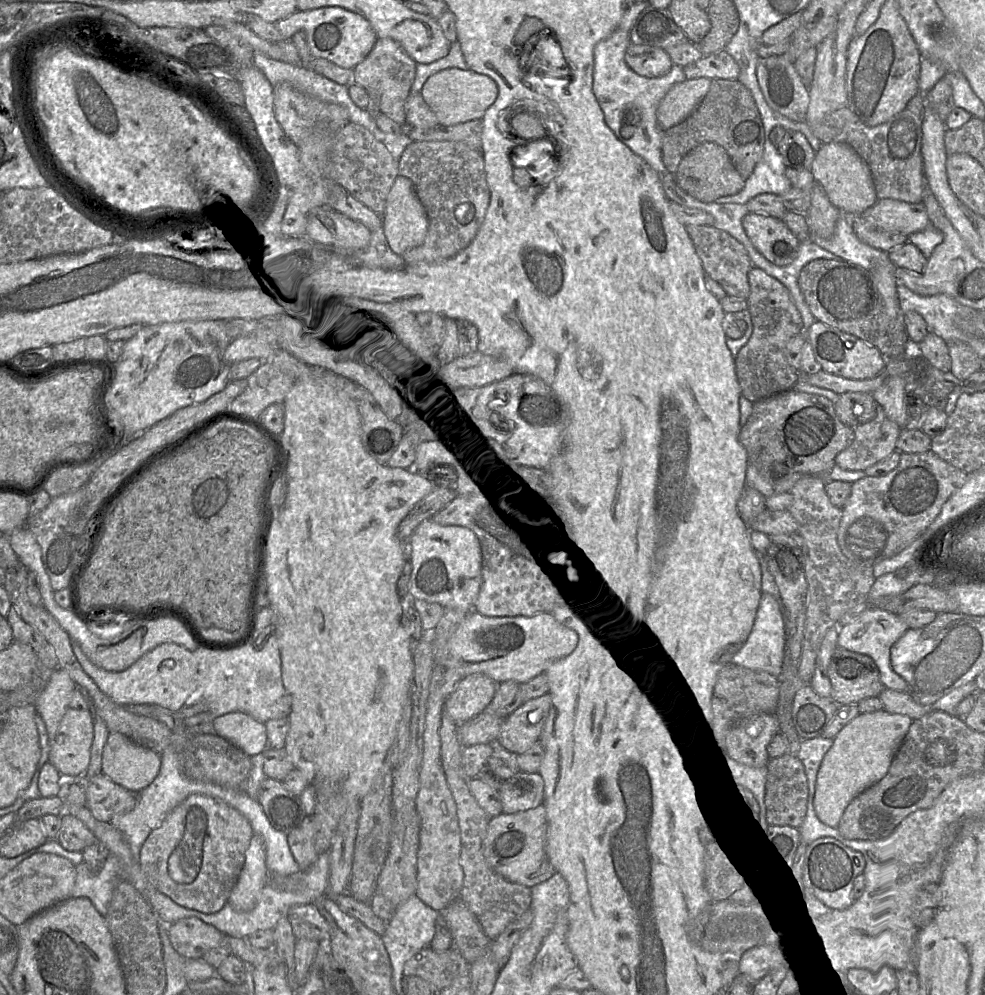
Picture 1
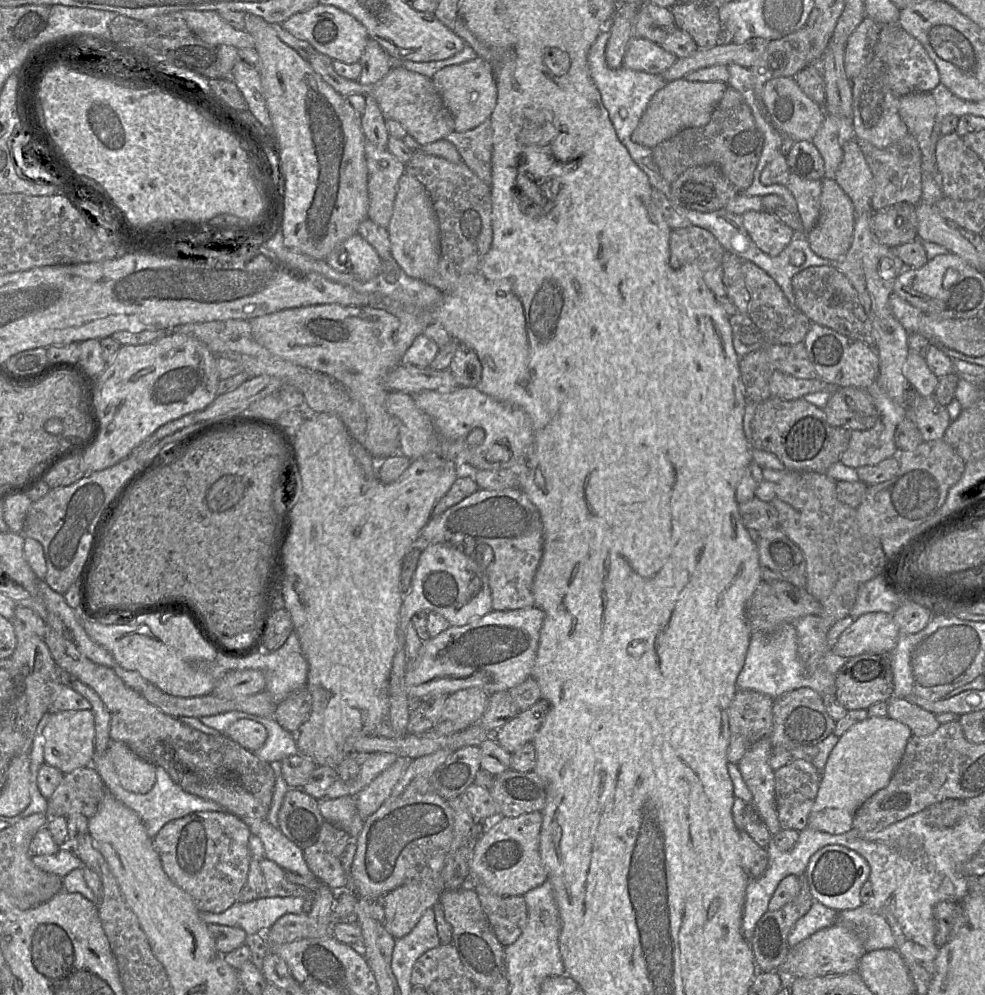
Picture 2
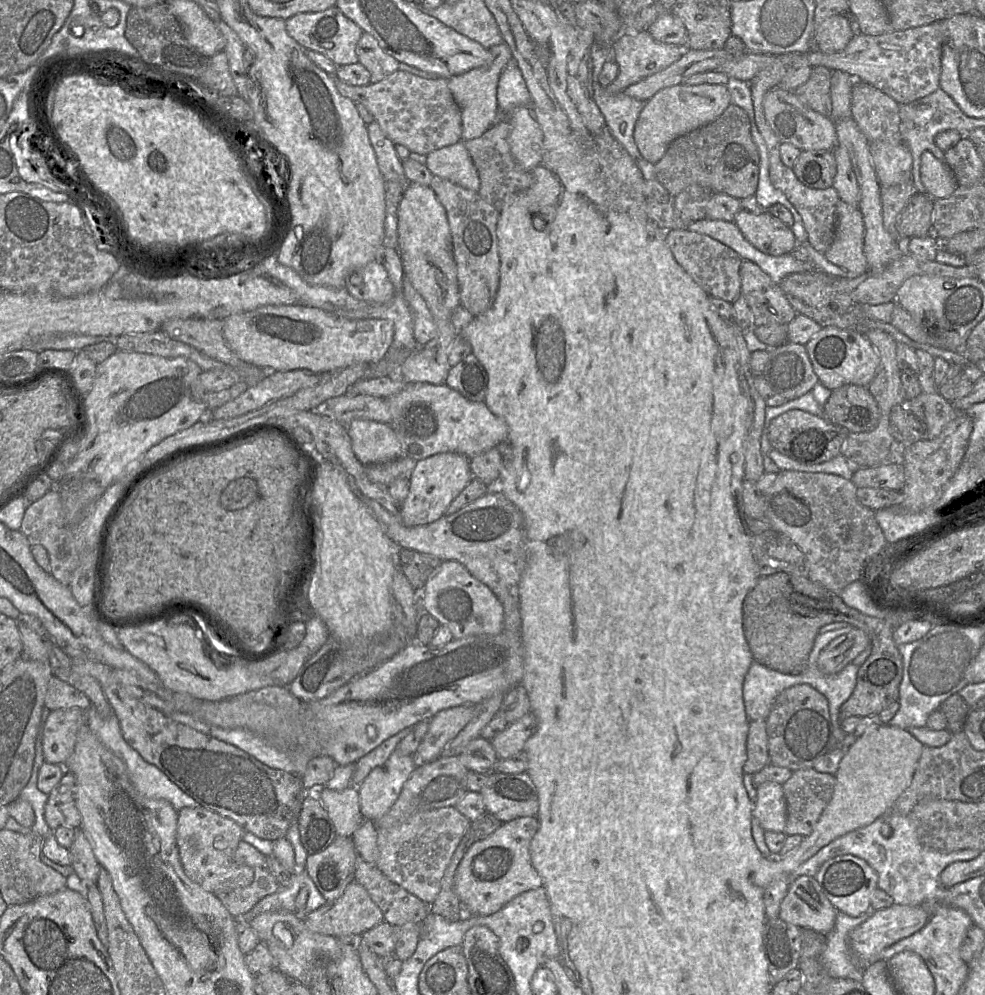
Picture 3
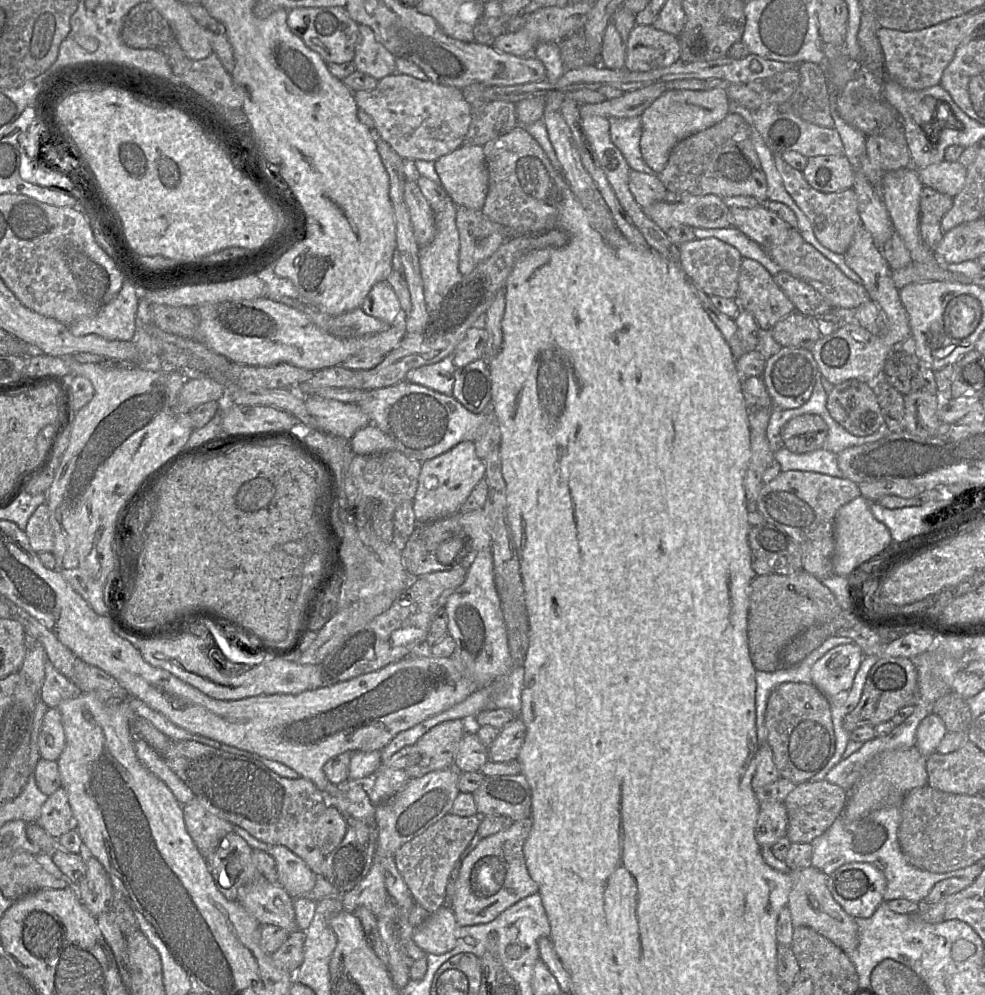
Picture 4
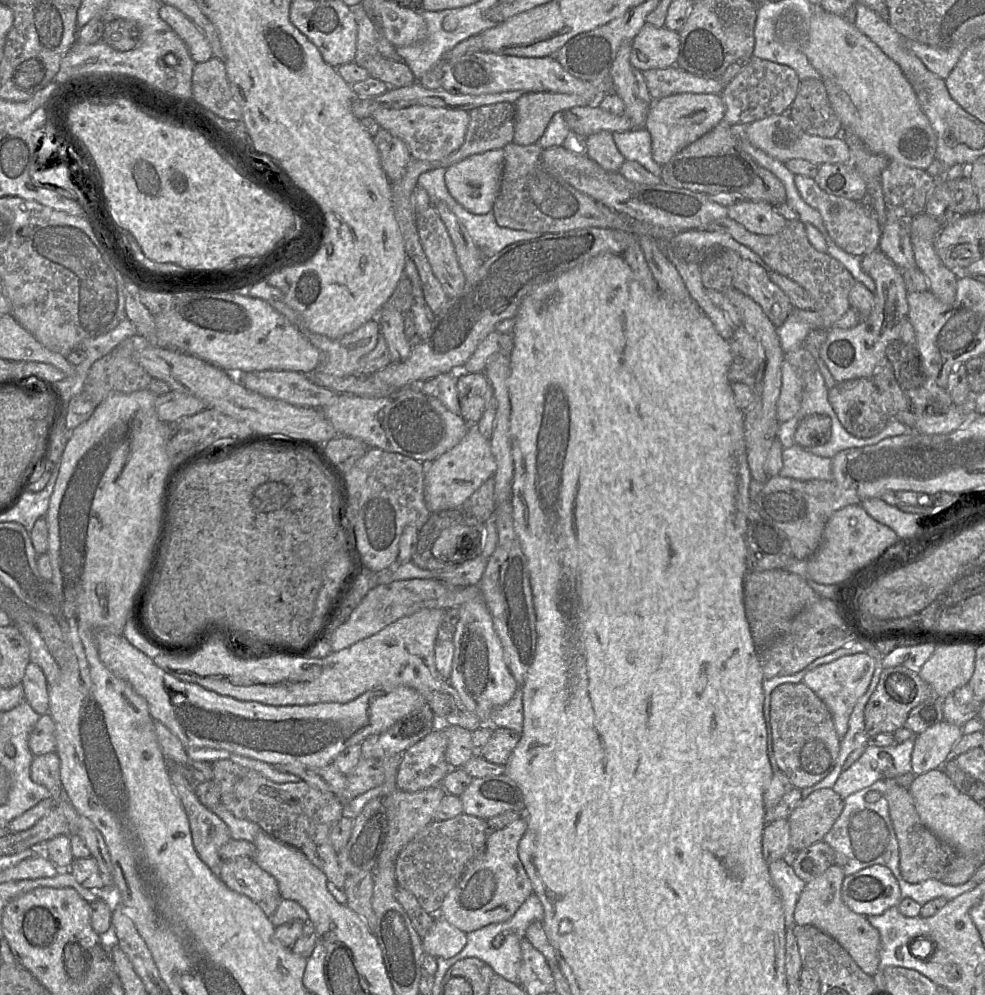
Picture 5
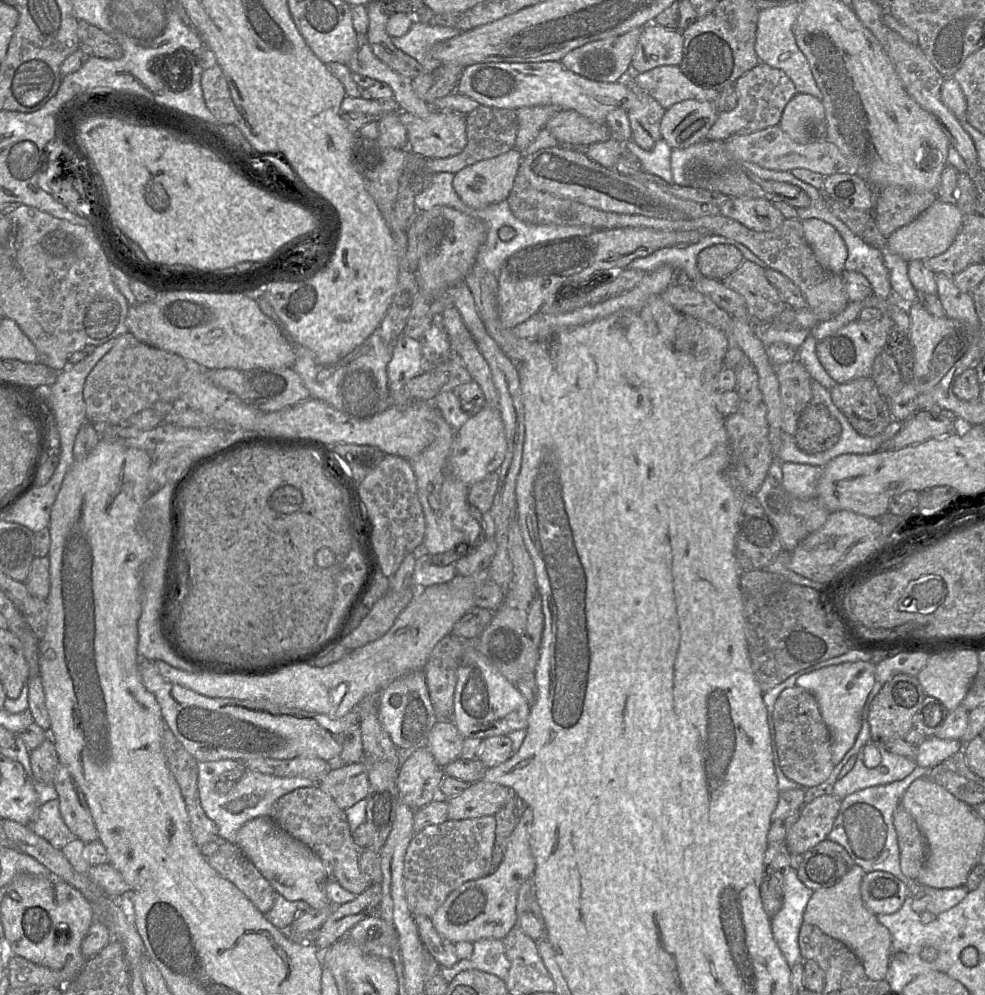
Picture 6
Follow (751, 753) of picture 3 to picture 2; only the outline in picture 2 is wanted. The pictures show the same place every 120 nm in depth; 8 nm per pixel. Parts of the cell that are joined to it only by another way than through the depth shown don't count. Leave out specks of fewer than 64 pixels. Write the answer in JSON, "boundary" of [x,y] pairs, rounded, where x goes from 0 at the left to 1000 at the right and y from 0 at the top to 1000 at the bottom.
{"boundary":[[[764,693],[748,694],[739,712],[739,766],[748,769],[764,748],[782,739],[785,708],[786,704],[774,696]]]}

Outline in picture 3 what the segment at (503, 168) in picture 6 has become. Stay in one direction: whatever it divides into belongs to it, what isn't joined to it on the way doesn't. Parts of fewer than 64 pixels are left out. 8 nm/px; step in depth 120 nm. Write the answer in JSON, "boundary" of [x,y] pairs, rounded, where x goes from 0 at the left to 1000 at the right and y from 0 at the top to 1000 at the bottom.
{"boundary":[[[470,142],[441,151],[432,159],[432,167],[441,177],[472,190],[486,192],[486,176]]]}

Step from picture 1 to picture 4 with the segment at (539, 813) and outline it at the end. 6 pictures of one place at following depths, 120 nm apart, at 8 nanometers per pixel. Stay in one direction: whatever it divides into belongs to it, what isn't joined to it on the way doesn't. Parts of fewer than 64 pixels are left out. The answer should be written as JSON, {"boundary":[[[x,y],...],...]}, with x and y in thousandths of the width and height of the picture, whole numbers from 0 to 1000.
{"boundary":[[[539,821],[533,822],[521,826],[512,835],[489,842],[468,865],[457,910],[466,931],[498,927],[525,906],[547,895],[546,888],[536,877],[531,857],[540,828]]]}

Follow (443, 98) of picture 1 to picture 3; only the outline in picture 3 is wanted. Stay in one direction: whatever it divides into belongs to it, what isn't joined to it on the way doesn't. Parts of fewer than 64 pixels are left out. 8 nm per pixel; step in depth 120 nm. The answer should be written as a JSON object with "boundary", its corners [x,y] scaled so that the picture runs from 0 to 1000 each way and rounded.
{"boundary":[[[512,42],[496,48],[496,50],[498,60],[495,64],[454,79],[455,87],[460,98],[468,110],[468,142],[487,138],[506,122],[507,109],[505,104],[505,88],[507,76],[516,62],[520,59],[520,55],[516,45]]]}

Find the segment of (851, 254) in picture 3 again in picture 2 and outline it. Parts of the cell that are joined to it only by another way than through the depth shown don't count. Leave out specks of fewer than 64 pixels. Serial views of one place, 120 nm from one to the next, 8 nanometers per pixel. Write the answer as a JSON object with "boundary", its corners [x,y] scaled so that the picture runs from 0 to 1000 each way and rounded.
{"boundary":[[[836,179],[834,183],[832,215],[828,226],[819,234],[819,242],[830,257],[852,261],[865,245],[869,213],[864,200],[847,180]]]}

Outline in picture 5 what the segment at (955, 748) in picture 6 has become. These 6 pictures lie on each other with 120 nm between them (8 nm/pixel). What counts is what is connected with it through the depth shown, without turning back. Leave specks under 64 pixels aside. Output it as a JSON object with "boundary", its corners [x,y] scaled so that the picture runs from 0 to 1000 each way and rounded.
{"boundary":[[[958,724],[932,738],[925,762],[928,779],[954,772],[965,761],[968,750],[978,738],[976,731]]]}

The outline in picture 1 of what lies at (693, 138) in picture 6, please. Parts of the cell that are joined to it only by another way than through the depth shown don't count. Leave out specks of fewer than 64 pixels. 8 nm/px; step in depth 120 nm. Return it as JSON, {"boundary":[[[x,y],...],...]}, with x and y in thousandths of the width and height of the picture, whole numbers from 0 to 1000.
{"boundary":[[[706,78],[685,84],[671,101],[666,119],[671,131],[694,122],[710,106],[719,93],[722,84],[720,78]]]}

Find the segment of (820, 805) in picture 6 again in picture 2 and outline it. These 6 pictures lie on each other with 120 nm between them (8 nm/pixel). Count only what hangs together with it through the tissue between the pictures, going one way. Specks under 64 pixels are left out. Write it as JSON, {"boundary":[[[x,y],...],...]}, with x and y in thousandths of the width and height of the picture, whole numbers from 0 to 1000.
{"boundary":[[[805,763],[786,776],[789,817],[795,834],[810,836],[820,831],[821,820],[834,787],[834,778],[822,766]]]}

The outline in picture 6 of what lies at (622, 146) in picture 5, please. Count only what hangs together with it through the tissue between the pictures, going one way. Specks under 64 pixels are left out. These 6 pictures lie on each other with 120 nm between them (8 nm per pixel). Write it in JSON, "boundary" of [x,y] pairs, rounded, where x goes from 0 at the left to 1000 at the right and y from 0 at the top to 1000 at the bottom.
{"boundary":[[[642,140],[632,147],[648,160],[653,172],[685,185],[681,172],[682,149],[673,140],[667,142],[659,152],[653,151]]]}

